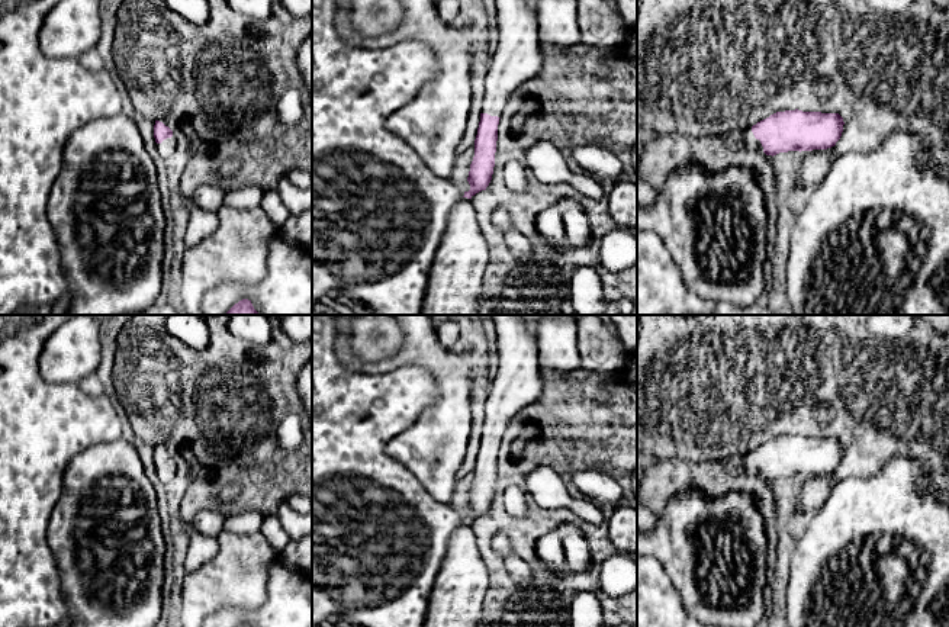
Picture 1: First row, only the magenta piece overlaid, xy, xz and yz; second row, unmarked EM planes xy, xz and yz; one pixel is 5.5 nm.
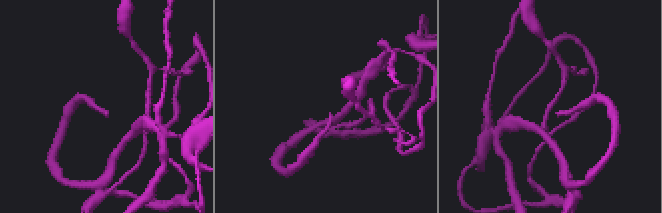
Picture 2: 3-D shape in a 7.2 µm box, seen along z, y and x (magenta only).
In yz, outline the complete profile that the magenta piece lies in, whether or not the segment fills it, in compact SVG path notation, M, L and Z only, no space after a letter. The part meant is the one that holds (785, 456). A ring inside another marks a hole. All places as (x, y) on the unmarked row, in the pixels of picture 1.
M785 435L743 456L746 475L776 480L788 476L827 475L836 470L843 457L839 438Z

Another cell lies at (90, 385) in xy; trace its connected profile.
M96 373L86 376L78 386L86 395L90 396L99 396L103 393L103 383Z

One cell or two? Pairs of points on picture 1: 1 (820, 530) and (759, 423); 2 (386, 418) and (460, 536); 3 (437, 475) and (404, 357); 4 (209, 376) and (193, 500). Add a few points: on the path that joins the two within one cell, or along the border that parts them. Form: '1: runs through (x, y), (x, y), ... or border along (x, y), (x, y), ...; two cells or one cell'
1: border along (835, 486), (814, 514); two cells
2: border along (463, 523), (452, 533), (443, 560); two cells
3: runs through (440, 440), (447, 423), (447, 378), (438, 369); one cell
4: runs through (219, 408), (219, 472); one cell

